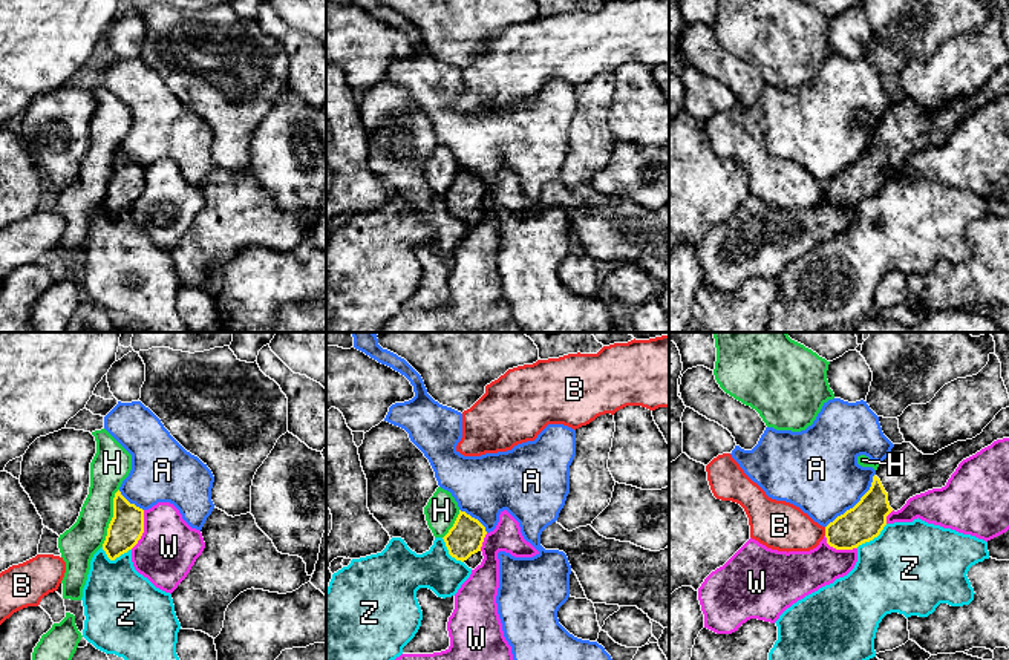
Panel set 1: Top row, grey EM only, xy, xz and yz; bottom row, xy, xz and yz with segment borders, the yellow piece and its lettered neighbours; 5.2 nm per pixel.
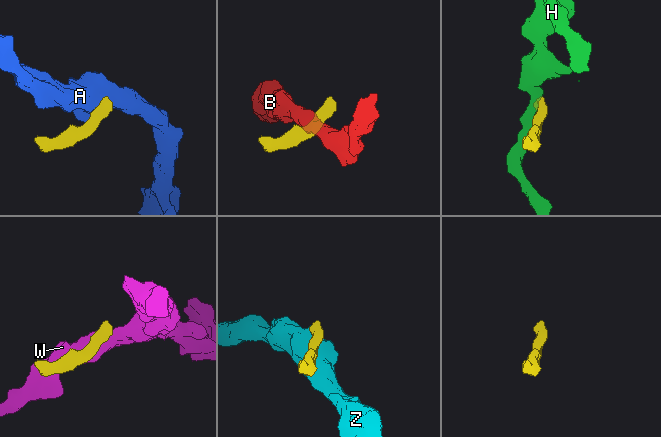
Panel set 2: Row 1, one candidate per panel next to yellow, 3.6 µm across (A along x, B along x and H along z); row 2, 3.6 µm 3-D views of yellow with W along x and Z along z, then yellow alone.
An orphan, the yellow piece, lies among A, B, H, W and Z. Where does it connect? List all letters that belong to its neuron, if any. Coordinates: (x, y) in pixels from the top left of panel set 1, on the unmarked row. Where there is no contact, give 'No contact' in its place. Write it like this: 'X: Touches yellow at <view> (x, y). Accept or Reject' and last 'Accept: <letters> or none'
A: Touches yellow at yz (856, 161). Reject
B: Touches yellow at yz (826, 189). Reject
H: Touches yellow at xy (112, 175). Reject
W: Touches yellow at xy (143, 187). Reject
Z: Touches yellow at xy (115, 215). Reject
Accept: none

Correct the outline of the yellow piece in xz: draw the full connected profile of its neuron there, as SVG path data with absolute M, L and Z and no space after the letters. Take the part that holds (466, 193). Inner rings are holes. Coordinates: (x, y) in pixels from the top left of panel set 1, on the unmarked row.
M459 167L453 184L442 196L452 214L475 227L484 216L481 204L485 191L485 184L478 176Z

